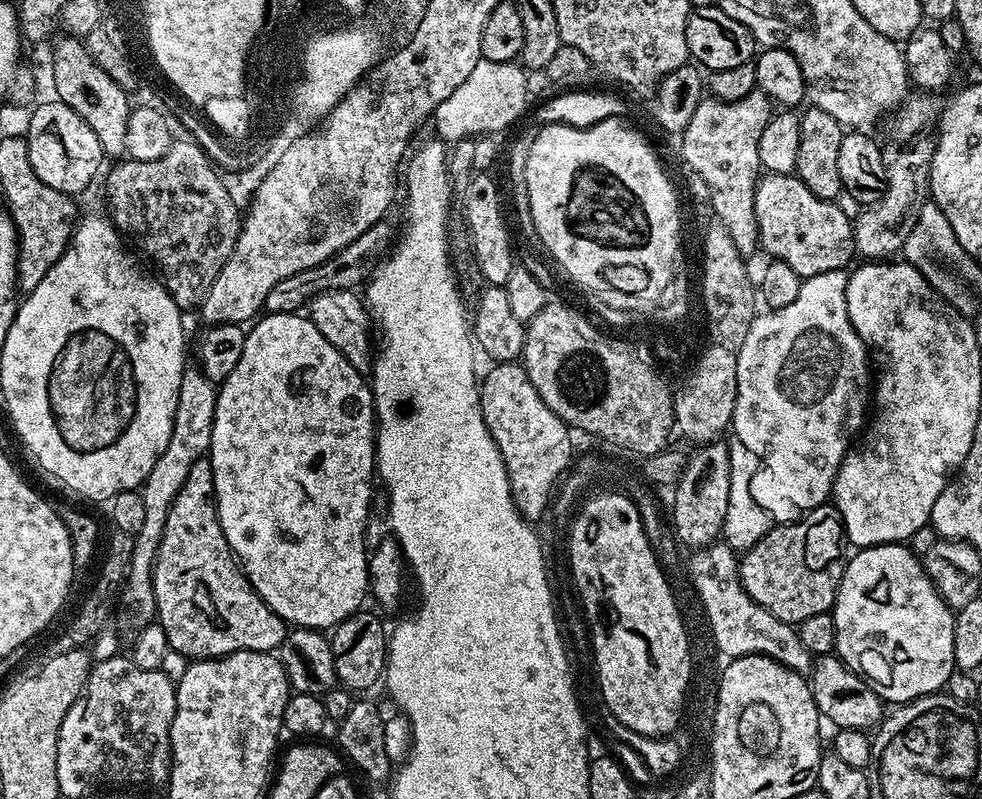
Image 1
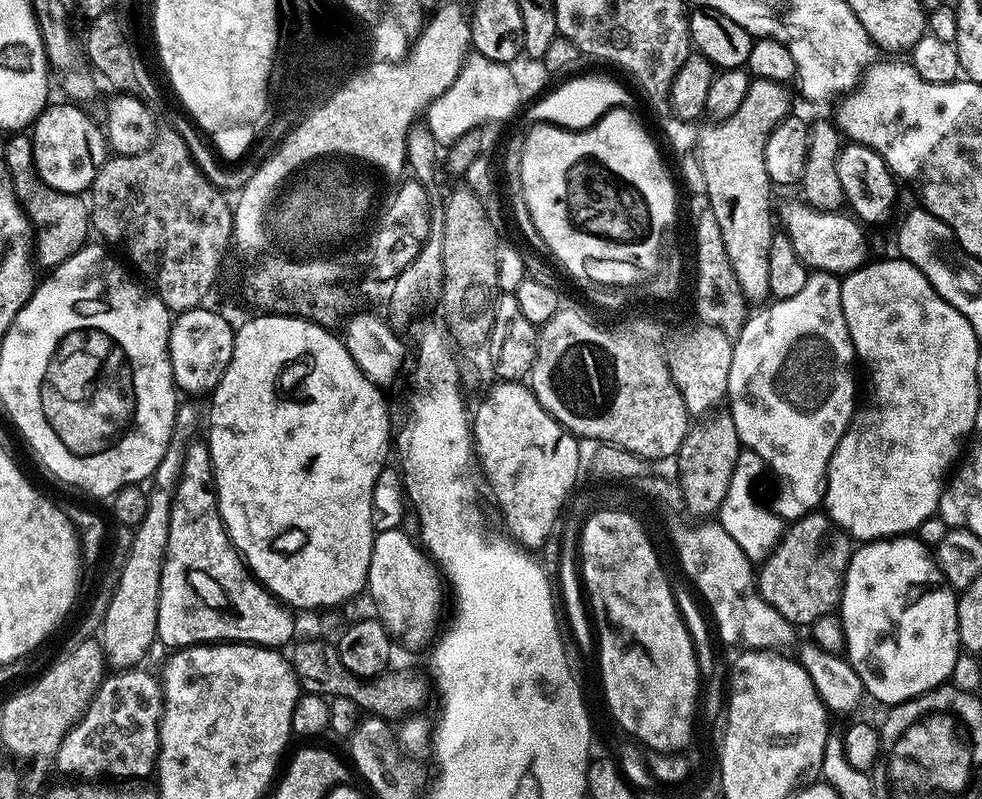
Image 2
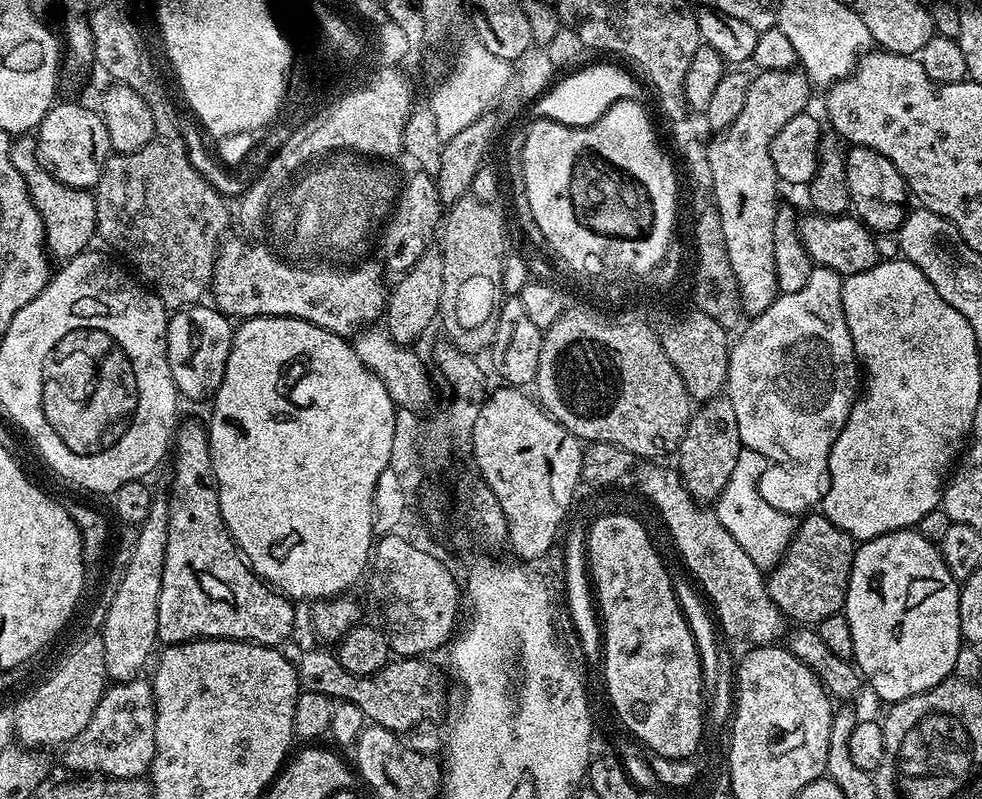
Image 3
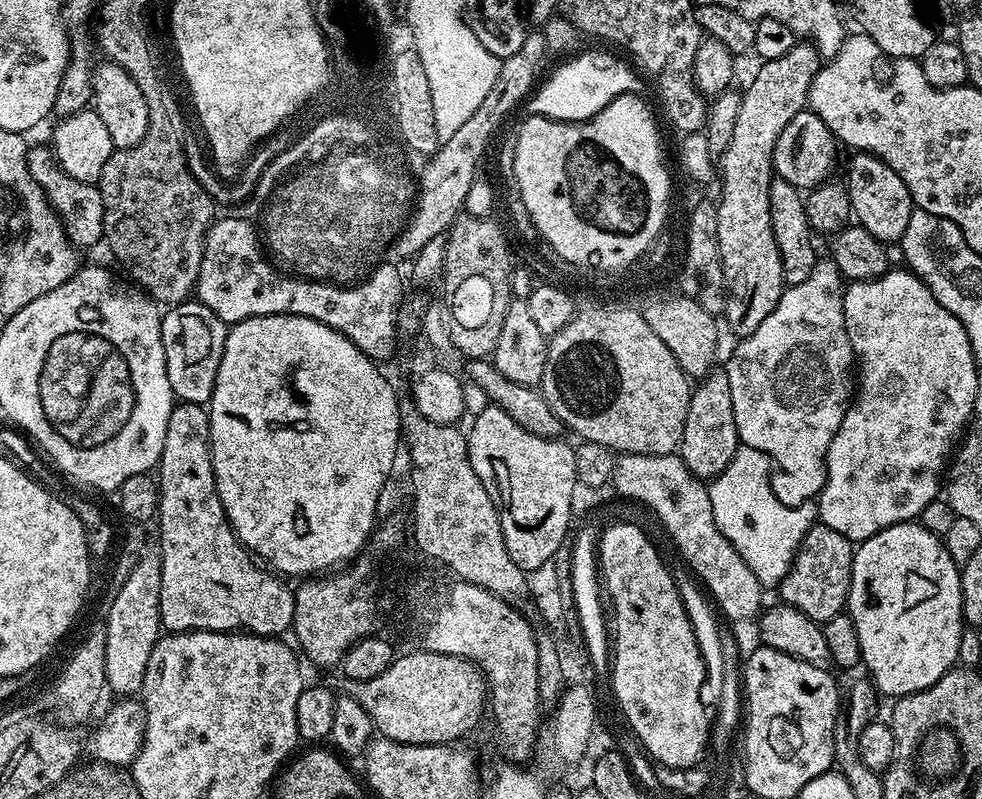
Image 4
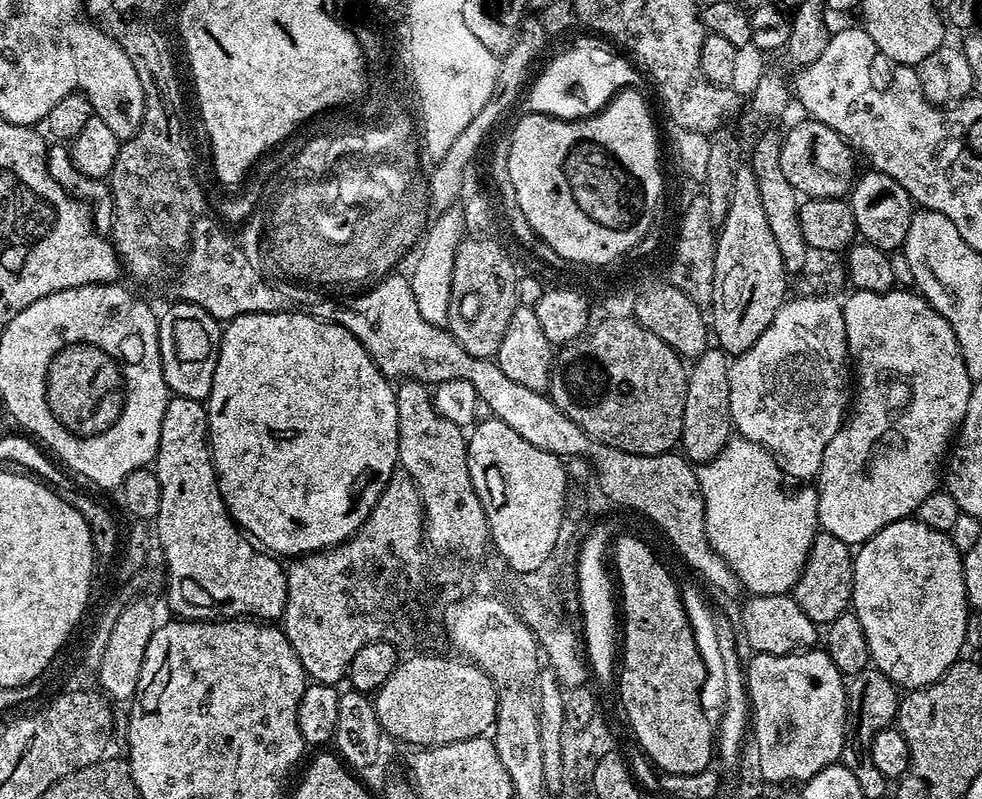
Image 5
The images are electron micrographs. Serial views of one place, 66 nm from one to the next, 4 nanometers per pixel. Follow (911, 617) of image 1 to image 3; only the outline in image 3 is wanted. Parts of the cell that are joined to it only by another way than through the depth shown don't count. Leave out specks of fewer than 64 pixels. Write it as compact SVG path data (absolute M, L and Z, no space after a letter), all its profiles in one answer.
M919 531L888 532L857 547L842 615L850 622L850 635L854 637L852 660L867 687L869 684L887 702L895 702L922 694L953 675L955 658L962 645L960 590L961 585L947 568L941 549Z

